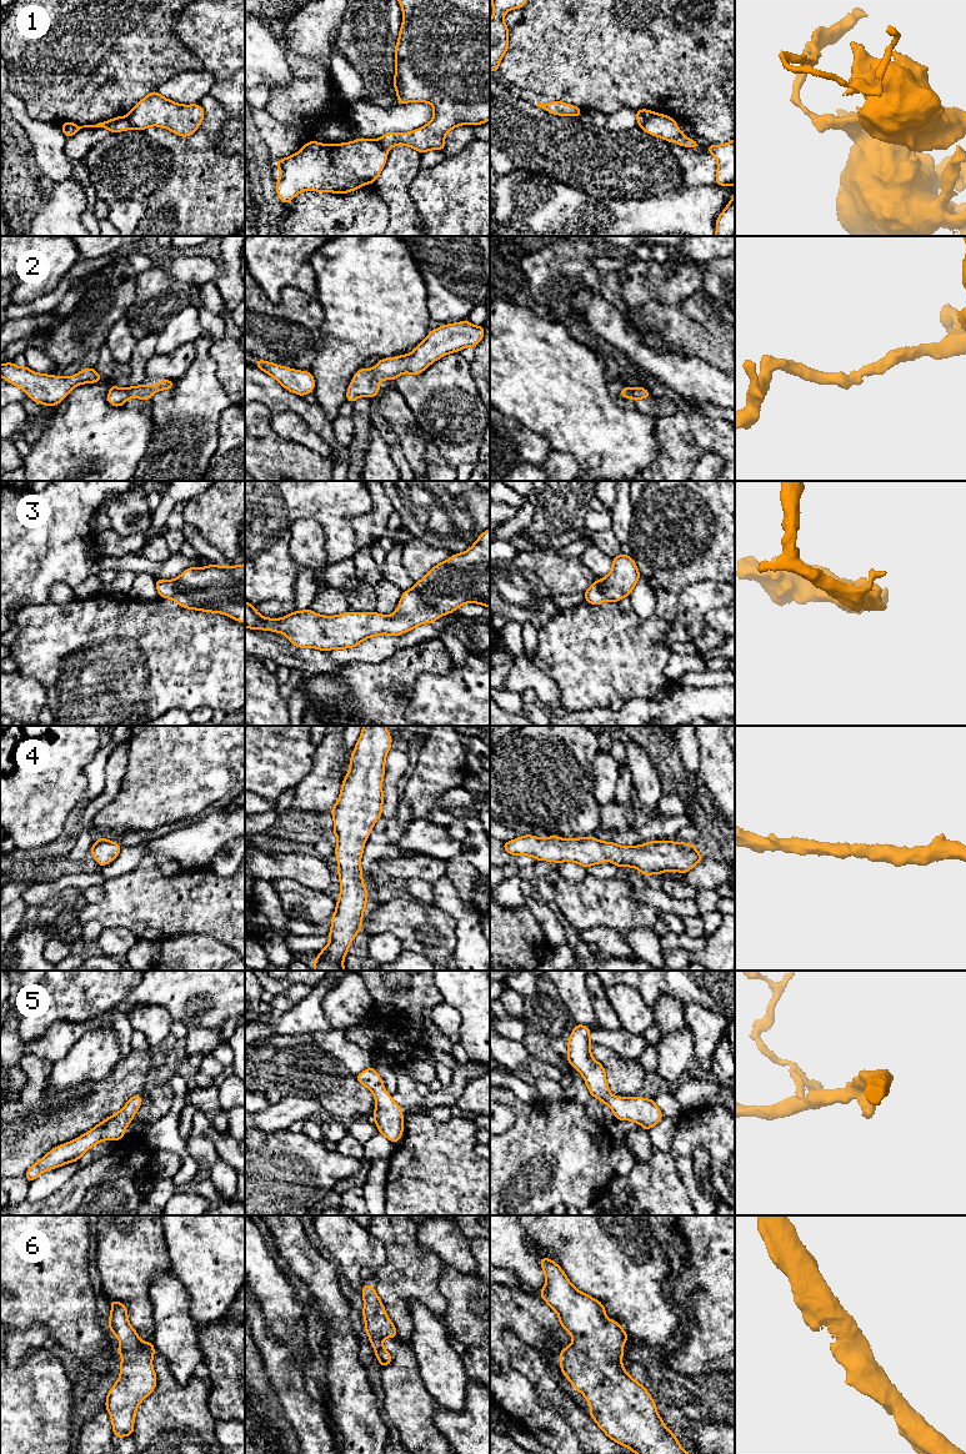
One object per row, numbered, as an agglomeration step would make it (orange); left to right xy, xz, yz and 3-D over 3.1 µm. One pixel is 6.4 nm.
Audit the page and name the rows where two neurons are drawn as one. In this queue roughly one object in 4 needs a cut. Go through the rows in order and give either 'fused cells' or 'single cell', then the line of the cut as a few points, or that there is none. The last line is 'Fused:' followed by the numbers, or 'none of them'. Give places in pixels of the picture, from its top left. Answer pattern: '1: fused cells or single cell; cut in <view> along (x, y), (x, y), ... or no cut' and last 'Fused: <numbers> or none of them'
1: fused cells; cut in yz along (655, 113), (640, 126)
2: single cell; no cut
3: single cell; no cut
4: single cell; no cut
5: single cell; no cut
6: single cell; no cut
Fused: 1

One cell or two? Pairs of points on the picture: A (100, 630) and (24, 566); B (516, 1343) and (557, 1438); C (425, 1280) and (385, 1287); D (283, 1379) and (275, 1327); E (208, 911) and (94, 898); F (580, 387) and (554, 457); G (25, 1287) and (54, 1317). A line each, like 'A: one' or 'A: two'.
A: two
B: two
C: one
D: two
E: two
F: two
G: one

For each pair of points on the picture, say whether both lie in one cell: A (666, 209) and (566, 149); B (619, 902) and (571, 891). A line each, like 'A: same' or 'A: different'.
A: different
B: same

